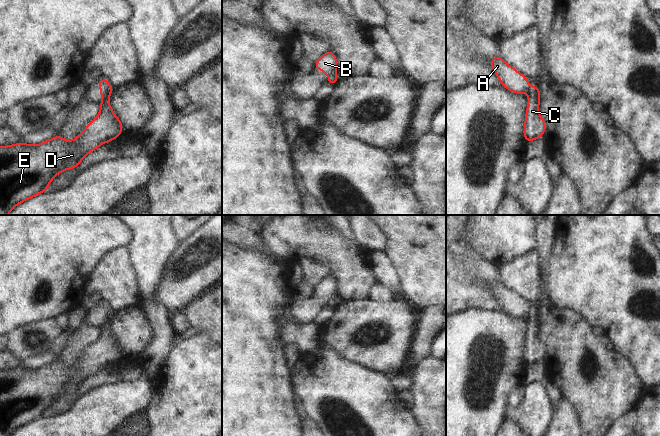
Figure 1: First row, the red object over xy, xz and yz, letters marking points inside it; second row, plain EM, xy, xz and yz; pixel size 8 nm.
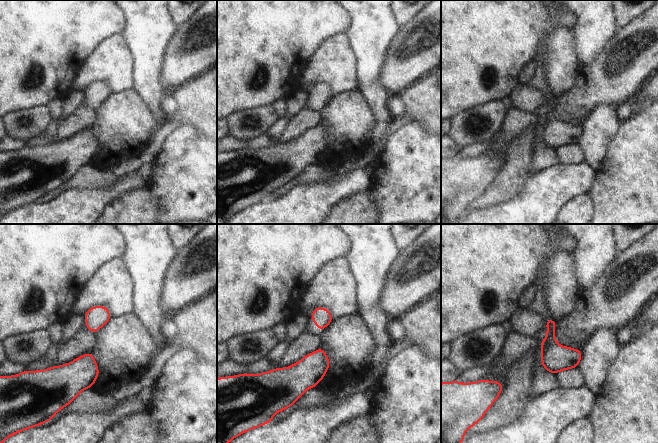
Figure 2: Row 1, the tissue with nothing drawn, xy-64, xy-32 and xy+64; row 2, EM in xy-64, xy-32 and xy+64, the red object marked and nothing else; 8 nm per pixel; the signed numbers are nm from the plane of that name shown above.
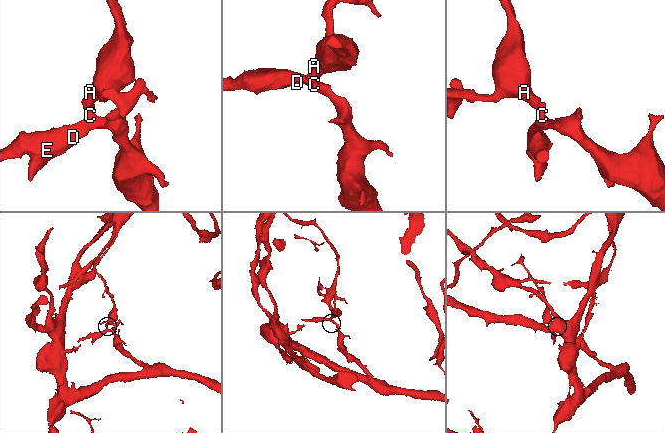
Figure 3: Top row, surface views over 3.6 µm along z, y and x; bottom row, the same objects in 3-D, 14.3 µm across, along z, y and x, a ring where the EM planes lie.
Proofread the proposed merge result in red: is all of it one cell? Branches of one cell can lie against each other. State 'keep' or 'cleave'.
cleave

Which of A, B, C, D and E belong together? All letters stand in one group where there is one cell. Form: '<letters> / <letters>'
A B / C D E

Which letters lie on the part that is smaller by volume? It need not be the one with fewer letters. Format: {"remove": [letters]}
{"remove": ["A", "B"]}

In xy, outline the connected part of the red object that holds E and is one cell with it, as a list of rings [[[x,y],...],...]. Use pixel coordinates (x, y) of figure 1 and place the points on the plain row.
[[[105,314],[103,324],[99,327],[99,338],[71,366],[57,359],[38,369],[19,366],[0,370],[0,436],[10,436],[20,427],[47,415],[50,406],[59,397],[78,391],[87,378],[120,360],[123,348],[109,328],[112,314]]]

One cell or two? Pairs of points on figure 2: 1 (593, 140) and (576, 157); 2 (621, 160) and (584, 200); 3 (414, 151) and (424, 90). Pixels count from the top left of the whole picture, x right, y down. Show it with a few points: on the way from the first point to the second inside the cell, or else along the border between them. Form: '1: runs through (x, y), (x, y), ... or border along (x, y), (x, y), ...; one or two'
1: border along (576, 144), (581, 150), (585, 161); two
2: border along (588, 192), (591, 198), (593, 213); two
3: border along (409, 121), (419, 123), (430, 134); two

